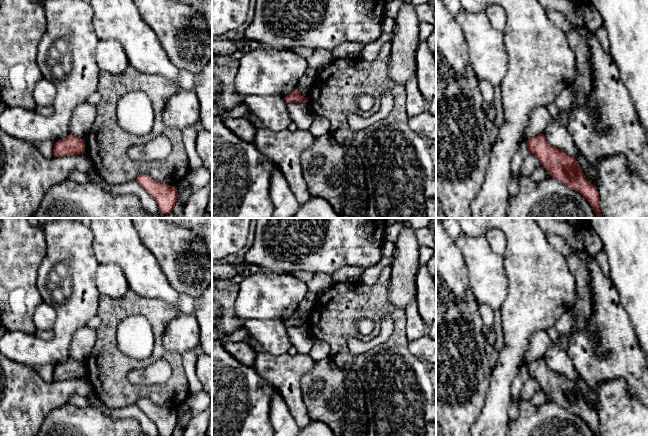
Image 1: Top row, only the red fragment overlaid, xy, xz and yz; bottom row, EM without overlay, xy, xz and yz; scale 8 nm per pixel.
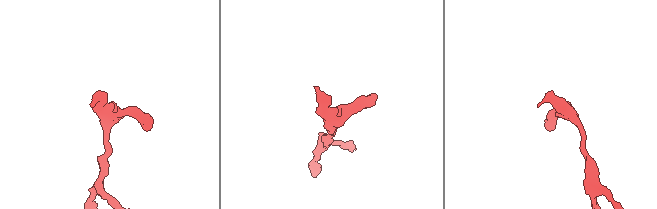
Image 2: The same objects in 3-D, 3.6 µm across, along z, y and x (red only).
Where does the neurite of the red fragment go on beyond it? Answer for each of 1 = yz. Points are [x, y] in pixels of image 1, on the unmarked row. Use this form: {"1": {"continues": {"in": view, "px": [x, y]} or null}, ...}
{"1": {"continues": null}}

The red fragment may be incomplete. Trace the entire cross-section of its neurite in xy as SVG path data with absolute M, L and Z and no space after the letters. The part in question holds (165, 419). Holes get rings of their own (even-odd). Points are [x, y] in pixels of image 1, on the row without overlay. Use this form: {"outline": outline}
{"outline": "M146 398L136 404L154 422L160 436L172 436L178 421L176 410L159 407Z"}

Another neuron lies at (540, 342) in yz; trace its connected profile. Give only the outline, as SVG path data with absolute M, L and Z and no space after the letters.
M546 331L535 332L529 342L529 348L522 356L522 361L528 364L534 360L544 357L546 351L554 344Z

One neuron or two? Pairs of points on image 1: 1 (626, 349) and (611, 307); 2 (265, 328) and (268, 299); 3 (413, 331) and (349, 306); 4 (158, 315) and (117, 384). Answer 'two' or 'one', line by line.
1: one
2: two
3: two
4: one

